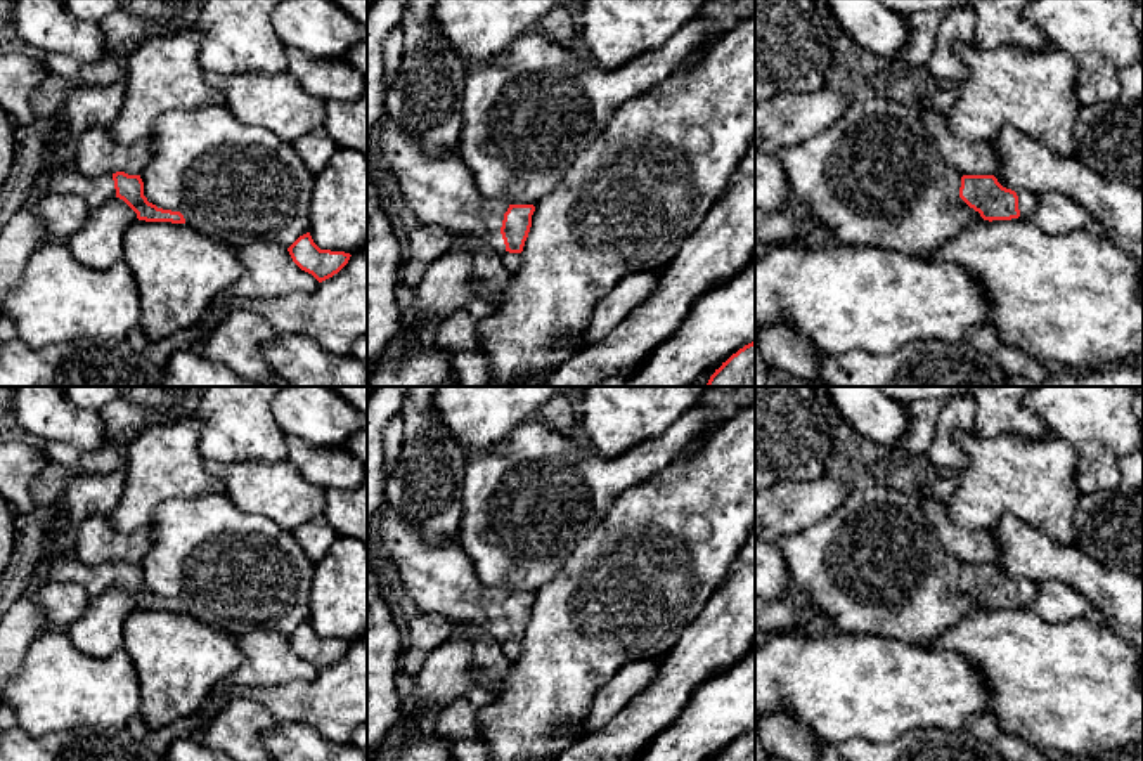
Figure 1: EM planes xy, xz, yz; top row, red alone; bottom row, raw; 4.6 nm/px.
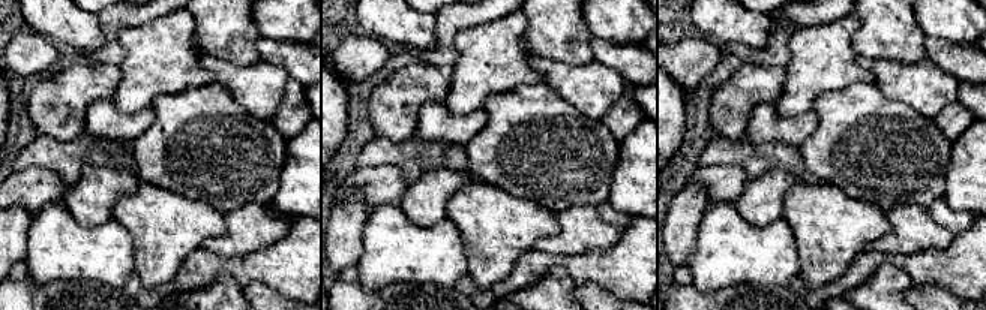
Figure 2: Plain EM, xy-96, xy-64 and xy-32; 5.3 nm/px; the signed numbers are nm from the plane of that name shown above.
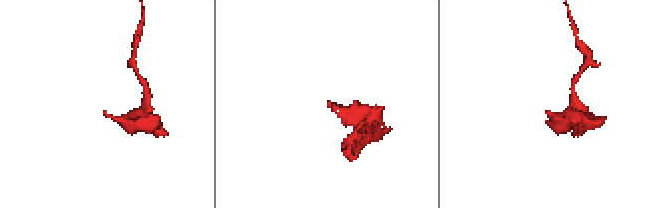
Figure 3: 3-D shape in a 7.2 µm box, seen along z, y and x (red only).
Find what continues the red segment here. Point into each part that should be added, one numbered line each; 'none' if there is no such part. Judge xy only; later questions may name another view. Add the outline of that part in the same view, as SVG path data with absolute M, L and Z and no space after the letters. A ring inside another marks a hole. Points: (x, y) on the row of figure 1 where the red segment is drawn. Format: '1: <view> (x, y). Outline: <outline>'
1: xy (96, 191). Outline: M59 166L38 173L31 187L31 198L35 199L47 194L76 194L85 199L87 208L92 211L116 198L116 189L109 173L87 177L74 168Z

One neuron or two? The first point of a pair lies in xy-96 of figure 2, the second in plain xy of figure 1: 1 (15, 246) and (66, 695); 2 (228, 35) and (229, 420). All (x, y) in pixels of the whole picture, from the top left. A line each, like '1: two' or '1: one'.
1: two
2: one

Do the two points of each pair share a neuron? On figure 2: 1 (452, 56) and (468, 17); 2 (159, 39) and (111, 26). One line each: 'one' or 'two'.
1: one
2: two

